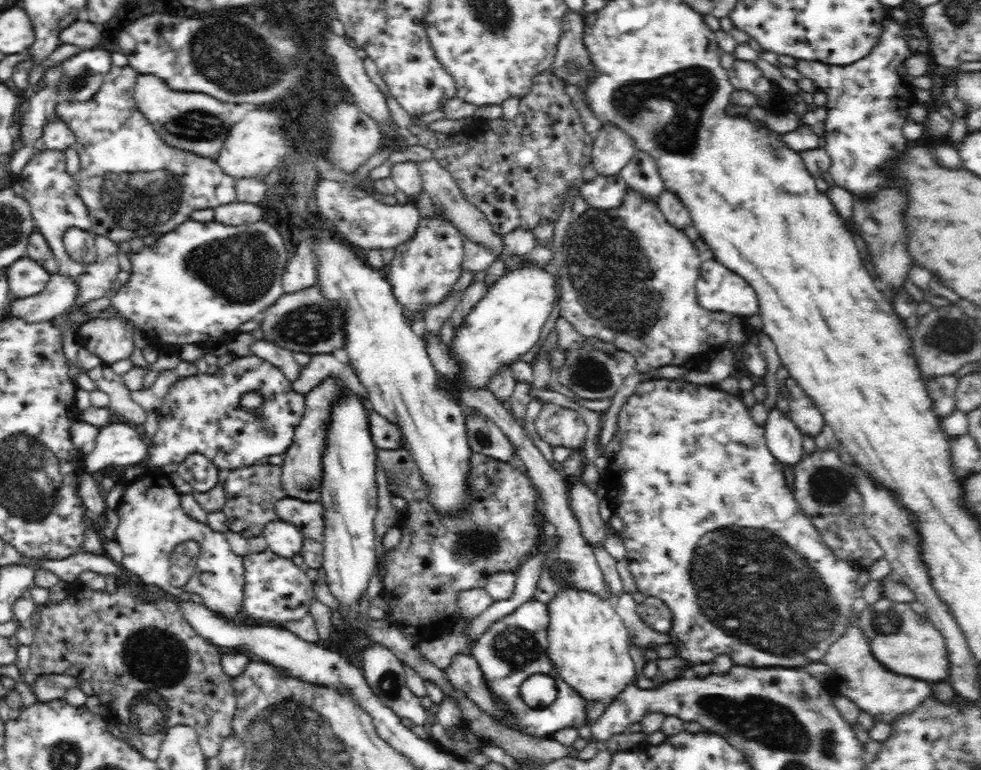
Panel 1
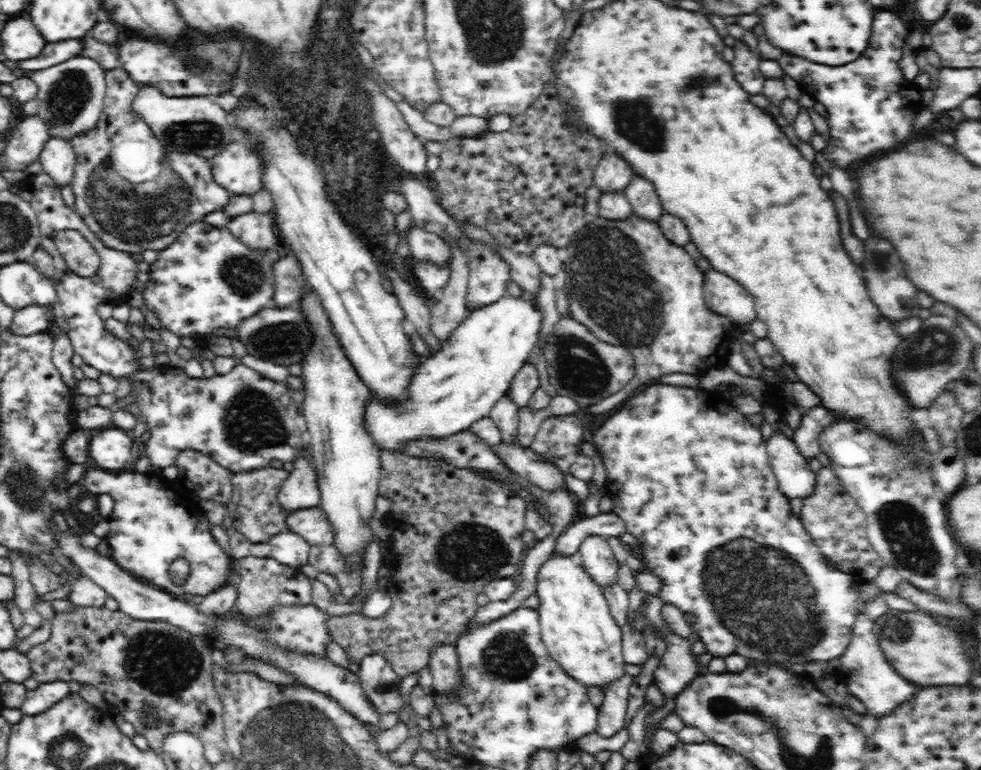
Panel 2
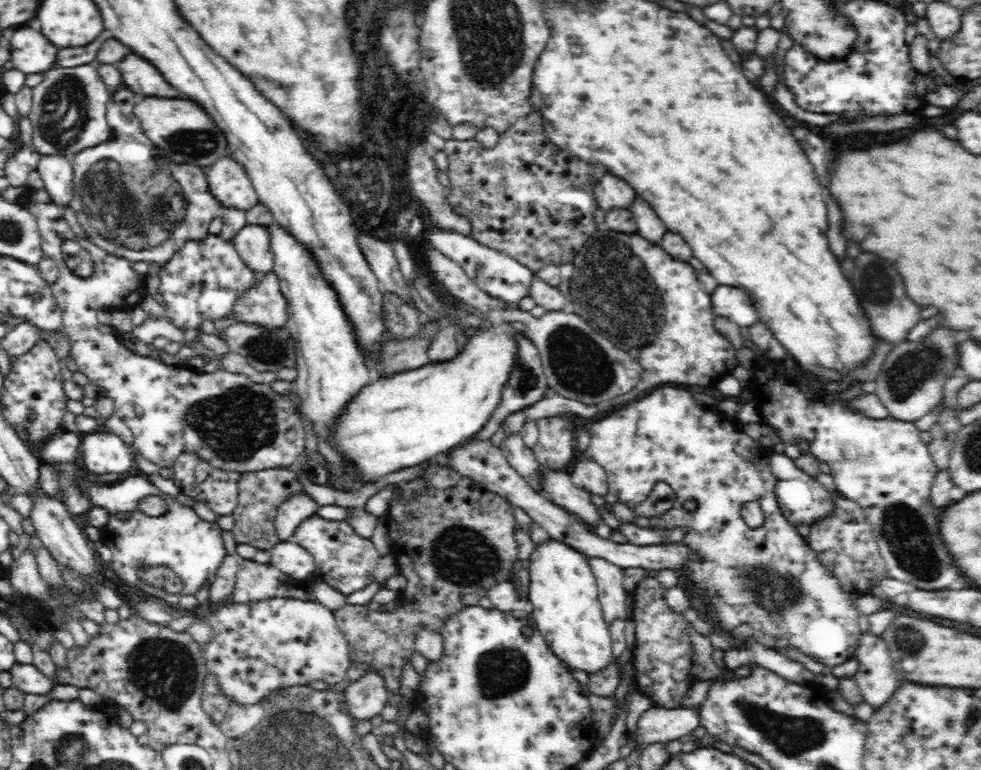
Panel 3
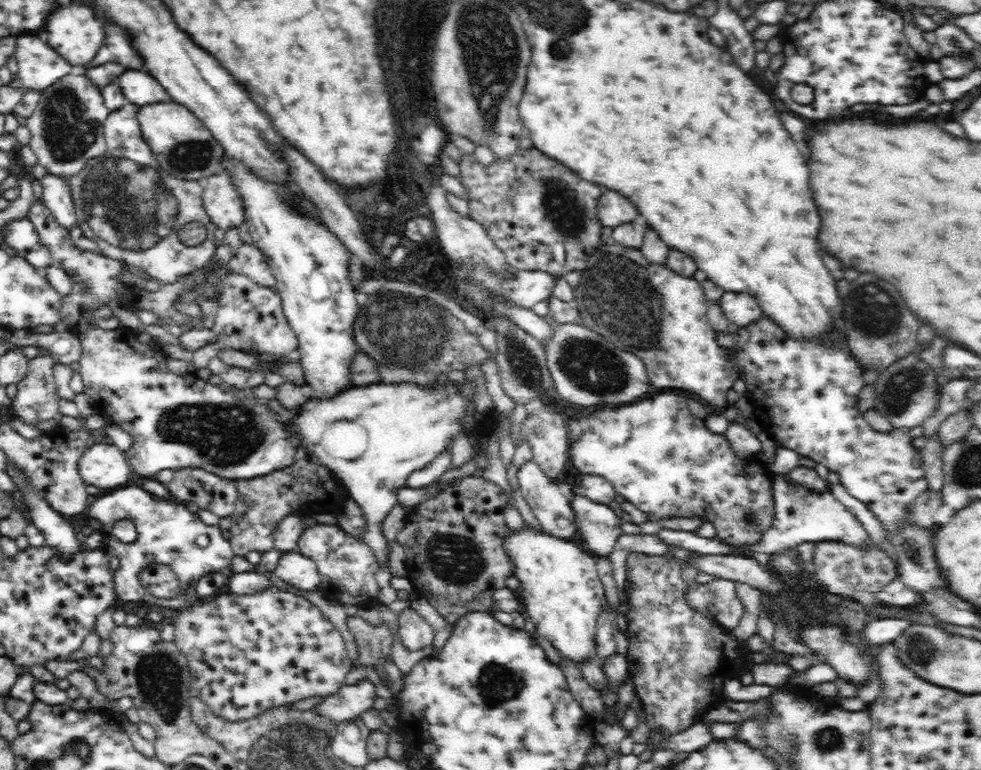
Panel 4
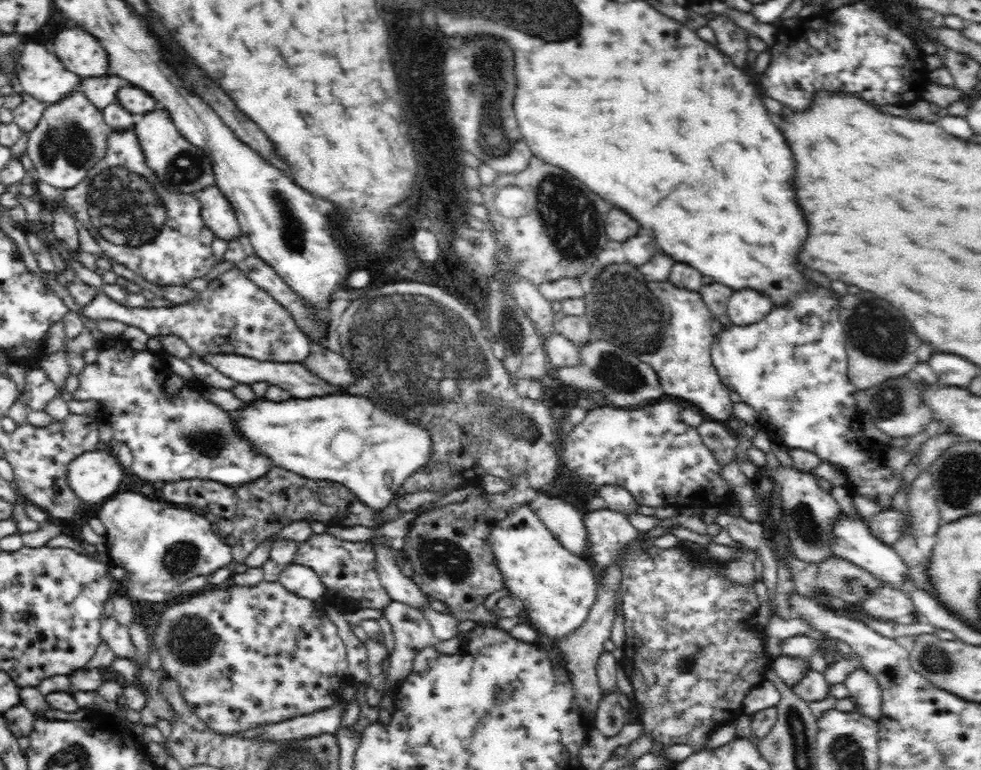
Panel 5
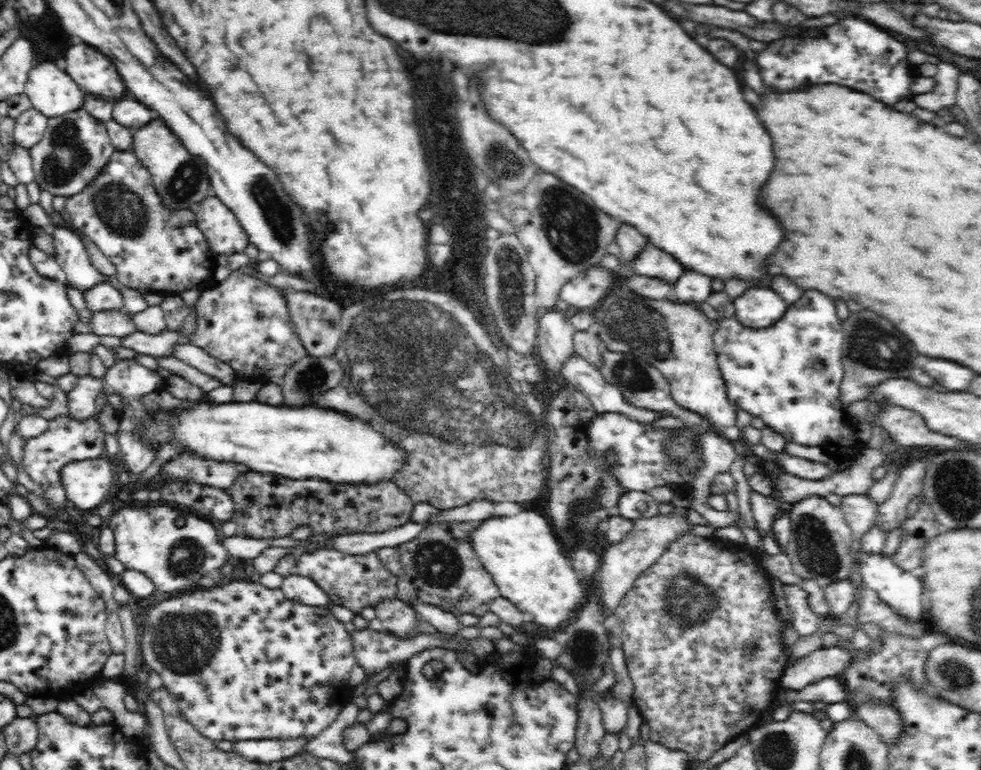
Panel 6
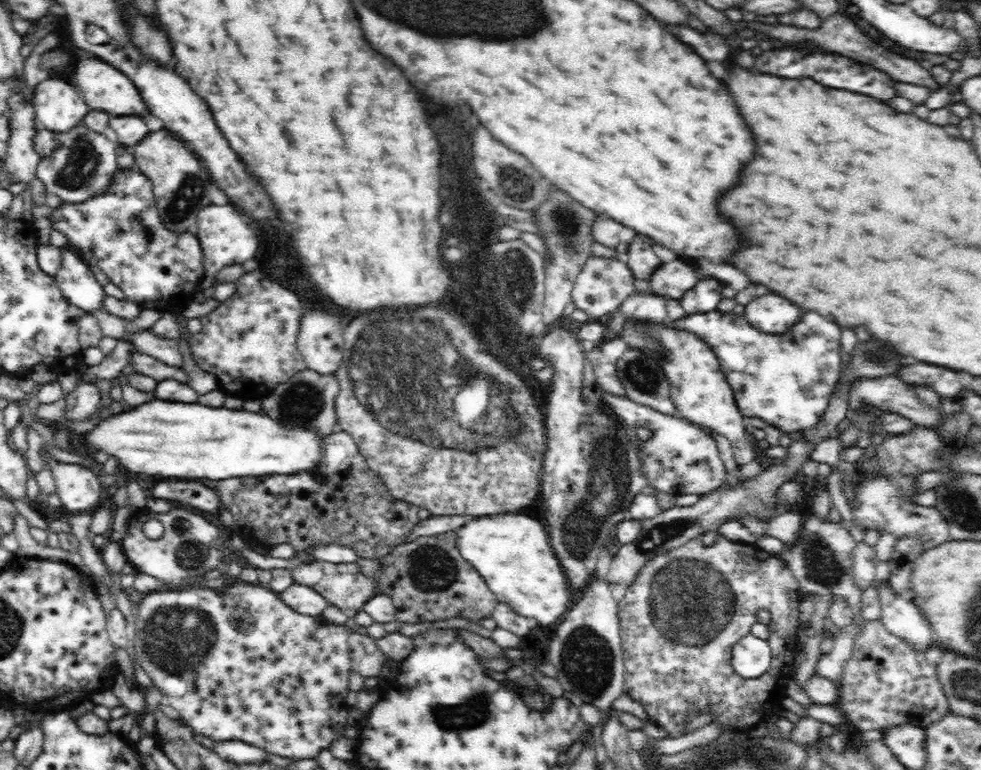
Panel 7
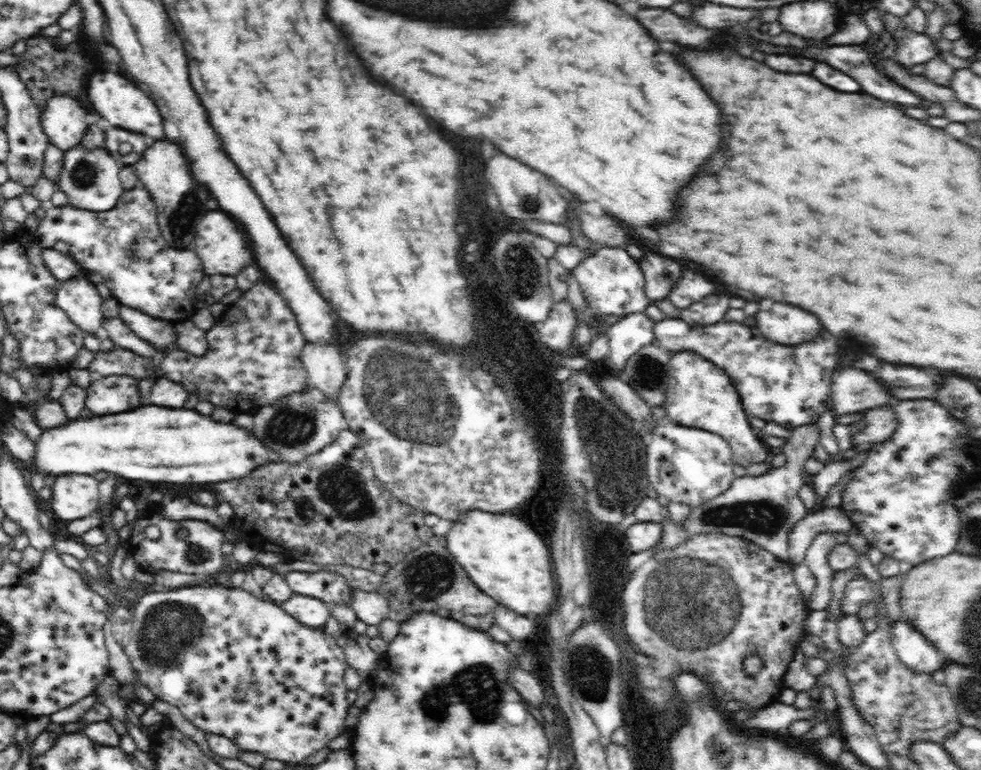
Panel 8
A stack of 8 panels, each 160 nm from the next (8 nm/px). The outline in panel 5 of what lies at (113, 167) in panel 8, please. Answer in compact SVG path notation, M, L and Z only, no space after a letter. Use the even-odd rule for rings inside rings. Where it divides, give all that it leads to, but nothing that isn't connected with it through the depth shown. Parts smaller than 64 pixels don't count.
M78 89L47 106L27 142L27 154L34 164L37 180L60 191L80 185L89 170L104 158L110 132L102 111Z

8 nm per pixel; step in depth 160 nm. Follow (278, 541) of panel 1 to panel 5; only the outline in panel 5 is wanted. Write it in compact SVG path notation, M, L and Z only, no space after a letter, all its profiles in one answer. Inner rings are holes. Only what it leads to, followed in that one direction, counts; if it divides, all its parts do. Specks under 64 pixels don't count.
M296 563L284 568L278 581L290 592L315 602L322 599L327 589L314 570Z

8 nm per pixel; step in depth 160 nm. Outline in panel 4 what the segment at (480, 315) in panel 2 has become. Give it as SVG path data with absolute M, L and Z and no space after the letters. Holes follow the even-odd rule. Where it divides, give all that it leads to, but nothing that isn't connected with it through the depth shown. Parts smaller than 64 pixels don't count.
M372 384L366 385L366 388L350 388L348 391L336 395L336 400L332 400L332 404L302 404L294 414L294 424L288 426L294 432L302 432L302 434L294 434L298 440L304 440L304 450L310 456L316 456L318 461L315 464L326 467L332 474L334 474L344 487L348 489L351 498L356 501L356 504L362 509L364 519L366 522L365 532L360 536L362 541L370 547L370 551L376 557L376 563L379 567L389 567L390 560L390 542L384 536L384 520L388 513L394 508L397 502L397 490L405 487L407 477L415 470L424 468L426 465L431 464L448 446L448 442L452 442L452 438L456 434L460 434L460 430L464 428L462 418L464 418L464 410L472 406L472 384L466 384L464 388L456 388L456 386L436 386L436 390L428 390L428 388L420 388L420 384Z

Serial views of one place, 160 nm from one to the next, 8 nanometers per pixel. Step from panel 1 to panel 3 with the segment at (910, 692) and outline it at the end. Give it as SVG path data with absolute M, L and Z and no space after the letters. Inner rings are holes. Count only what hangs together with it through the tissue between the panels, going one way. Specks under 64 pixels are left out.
M869 632L860 635L855 654L855 657L858 658L858 662L860 663L860 668L852 676L856 684L858 684L863 700L874 708L882 706L896 692L896 688L900 686L900 682L902 681L902 678L898 676L898 672L894 671L894 664L888 645L882 638L871 635Z

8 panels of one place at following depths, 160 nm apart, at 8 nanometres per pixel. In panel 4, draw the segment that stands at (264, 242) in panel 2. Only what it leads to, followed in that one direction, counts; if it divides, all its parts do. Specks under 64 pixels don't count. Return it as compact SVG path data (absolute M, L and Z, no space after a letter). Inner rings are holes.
M243 244L234 252L238 272L244 273L251 281L264 287L277 288L277 279L272 274L262 251L254 244Z

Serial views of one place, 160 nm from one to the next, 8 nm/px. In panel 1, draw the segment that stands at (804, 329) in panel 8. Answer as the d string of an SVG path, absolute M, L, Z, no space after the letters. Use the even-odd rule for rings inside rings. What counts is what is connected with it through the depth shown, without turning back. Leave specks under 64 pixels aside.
M714 258L704 259L695 289L702 308L730 313L739 320L759 314L759 300L748 281Z

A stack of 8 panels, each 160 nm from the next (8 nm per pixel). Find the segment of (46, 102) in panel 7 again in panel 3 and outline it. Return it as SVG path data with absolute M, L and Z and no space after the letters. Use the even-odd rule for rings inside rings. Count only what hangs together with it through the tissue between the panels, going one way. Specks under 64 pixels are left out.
M28 25L15 28L9 33L12 43L12 64L20 72L46 74L53 69L60 49L51 44L40 32Z

